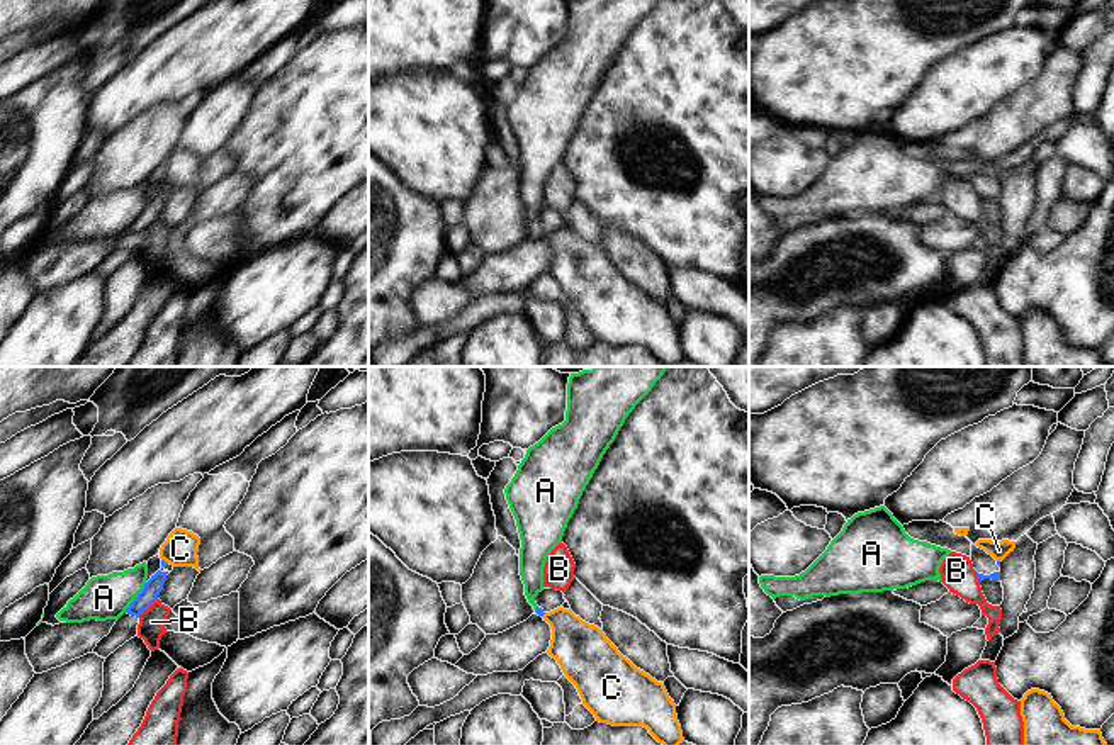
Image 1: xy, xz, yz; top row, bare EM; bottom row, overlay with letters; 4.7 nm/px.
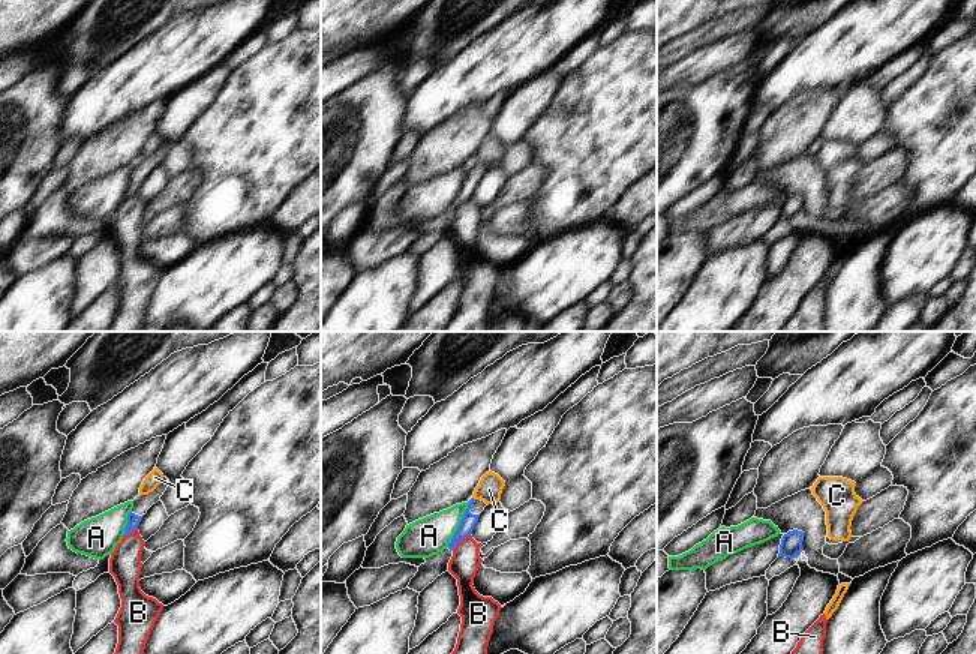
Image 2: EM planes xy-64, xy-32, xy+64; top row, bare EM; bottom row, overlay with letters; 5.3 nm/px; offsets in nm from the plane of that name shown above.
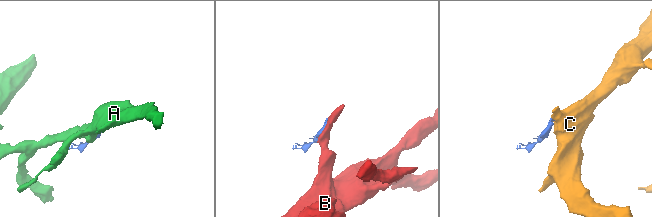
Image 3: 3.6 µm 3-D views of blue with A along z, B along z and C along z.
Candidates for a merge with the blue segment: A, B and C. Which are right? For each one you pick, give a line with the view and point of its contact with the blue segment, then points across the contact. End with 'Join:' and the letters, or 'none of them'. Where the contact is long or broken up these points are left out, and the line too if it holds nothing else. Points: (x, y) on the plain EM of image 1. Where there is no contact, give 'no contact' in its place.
Join: none of them

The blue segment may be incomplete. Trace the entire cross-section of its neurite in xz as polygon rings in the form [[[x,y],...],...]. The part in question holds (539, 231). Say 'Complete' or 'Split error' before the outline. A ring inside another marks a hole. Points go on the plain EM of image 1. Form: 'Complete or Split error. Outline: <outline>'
Split error. Outline: [[[543,209],[535,217],[535,222],[537,222],[535,232],[538,236],[543,236],[545,232],[550,232],[550,231],[554,231],[557,227],[562,227],[562,224],[565,222],[565,219],[564,219],[564,212],[562,210],[557,210],[557,209]]]

